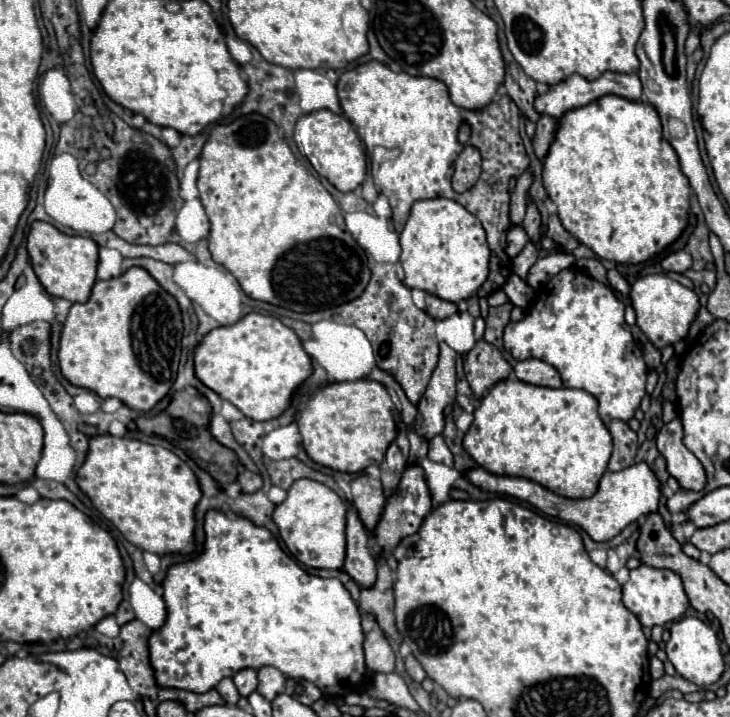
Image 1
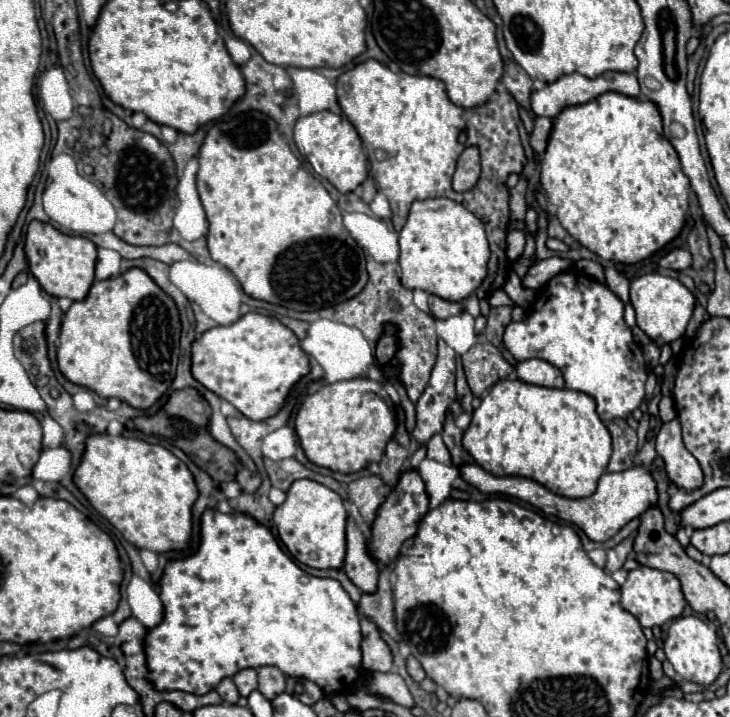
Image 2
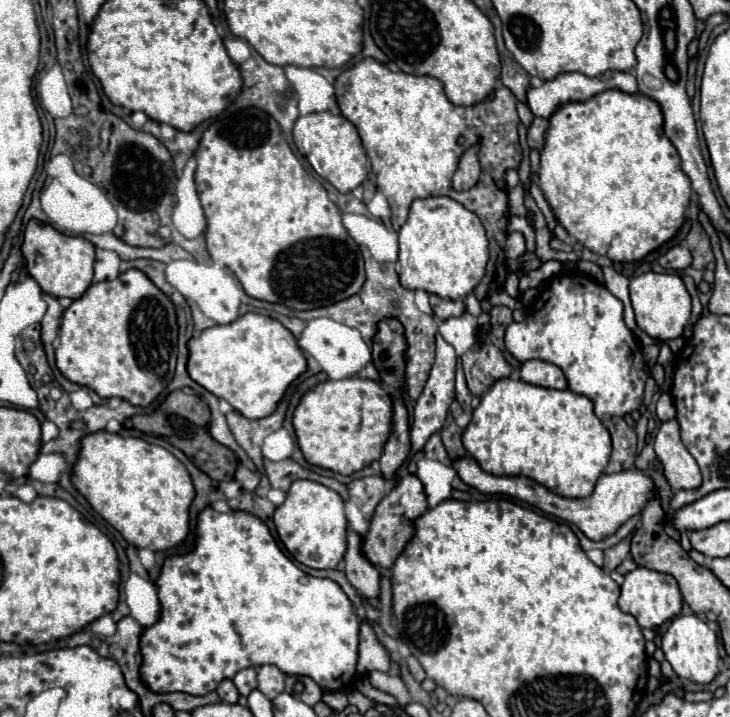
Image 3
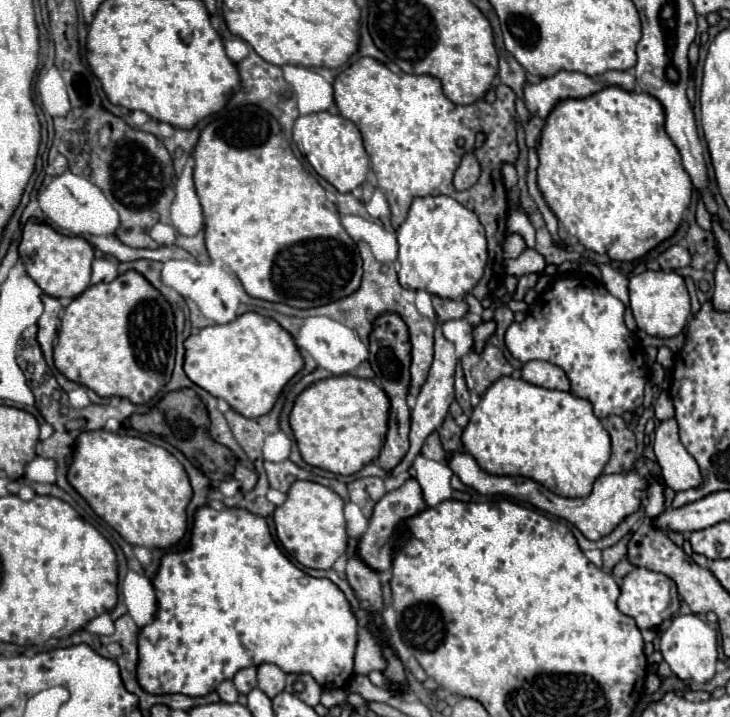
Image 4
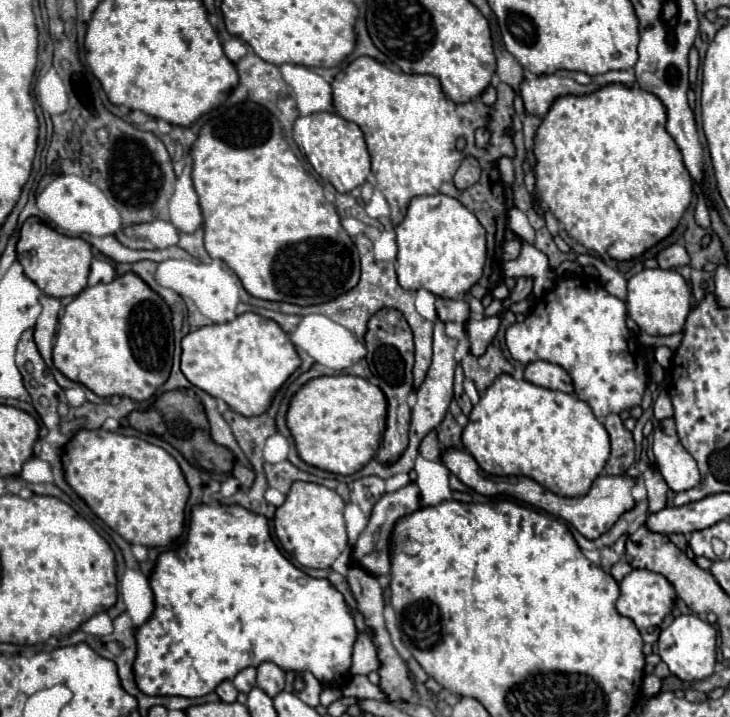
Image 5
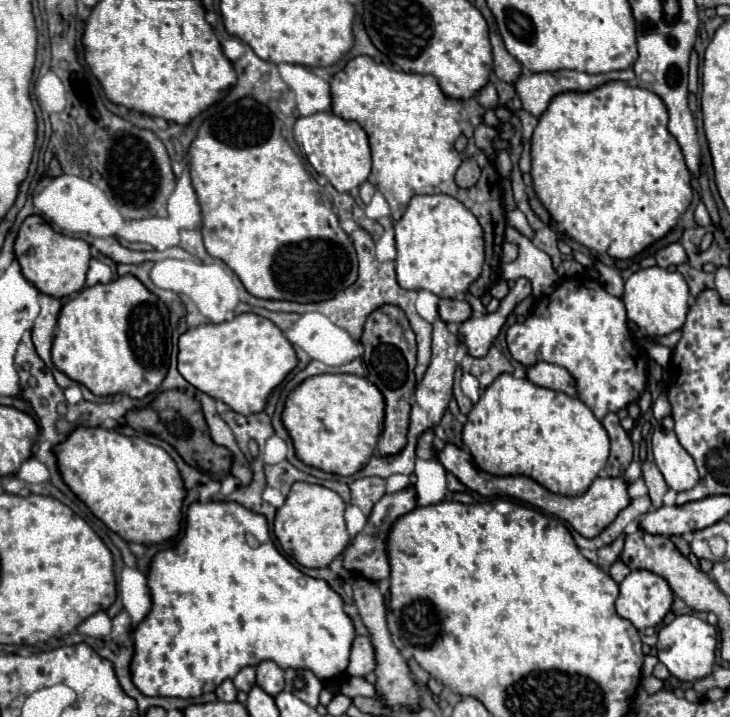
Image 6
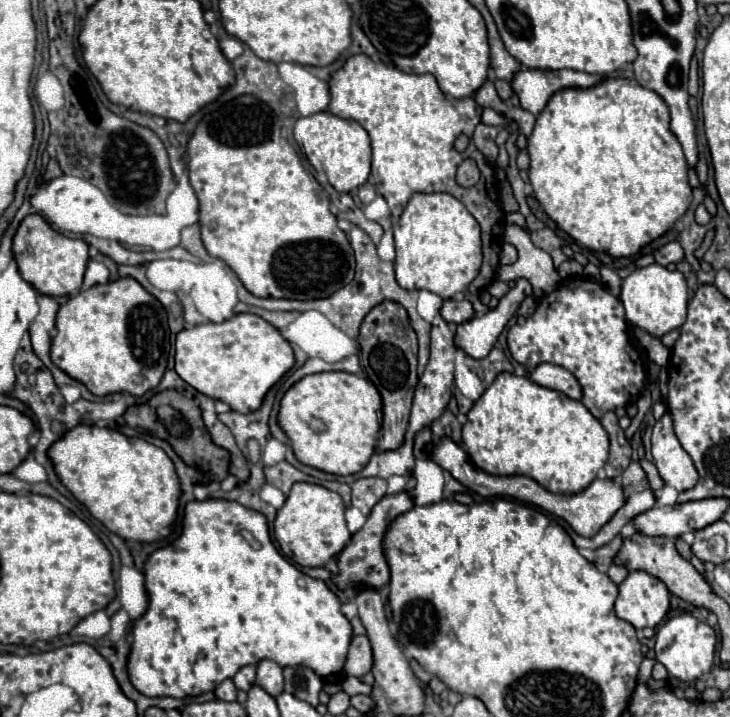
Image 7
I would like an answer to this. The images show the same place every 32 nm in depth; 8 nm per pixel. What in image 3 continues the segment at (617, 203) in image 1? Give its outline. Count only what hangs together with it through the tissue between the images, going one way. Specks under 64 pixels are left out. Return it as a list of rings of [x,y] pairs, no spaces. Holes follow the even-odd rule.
[[[606,90],[606,92],[596,94],[594,98],[590,98],[586,102],[564,104],[564,106],[560,106],[560,110],[556,114],[552,114],[550,126],[548,126],[548,132],[546,132],[546,142],[544,142],[544,148],[540,152],[538,182],[540,182],[540,188],[542,188],[550,208],[554,210],[556,220],[568,230],[568,234],[572,234],[588,250],[592,250],[600,256],[606,256],[614,262],[636,262],[636,260],[642,260],[652,250],[666,244],[680,230],[680,226],[684,222],[684,212],[686,212],[688,202],[690,202],[690,190],[692,188],[690,188],[688,176],[680,168],[680,156],[678,156],[676,148],[664,136],[662,124],[664,124],[664,118],[662,118],[660,106],[654,100],[648,100],[646,96],[640,96],[640,94],[626,94],[626,92],[620,92],[620,90]]]

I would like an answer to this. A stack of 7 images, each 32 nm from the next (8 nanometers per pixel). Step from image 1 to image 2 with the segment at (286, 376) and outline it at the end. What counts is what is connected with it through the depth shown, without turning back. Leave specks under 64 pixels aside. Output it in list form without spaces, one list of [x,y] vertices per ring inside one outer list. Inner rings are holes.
[[[256,312],[242,316],[234,324],[212,328],[192,344],[194,378],[250,420],[266,420],[278,414],[292,386],[308,372],[310,362],[296,334],[280,320]]]

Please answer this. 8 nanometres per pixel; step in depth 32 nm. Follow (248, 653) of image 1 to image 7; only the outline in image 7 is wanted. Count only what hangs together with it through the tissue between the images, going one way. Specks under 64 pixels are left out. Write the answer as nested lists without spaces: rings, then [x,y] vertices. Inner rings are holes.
[[[204,500],[204,502],[188,502],[184,510],[184,520],[182,520],[182,534],[170,544],[160,550],[156,550],[146,566],[144,566],[144,576],[146,576],[146,590],[150,596],[150,608],[148,612],[132,624],[132,650],[128,656],[128,674],[130,682],[138,692],[144,696],[172,696],[172,698],[186,698],[186,696],[200,696],[204,692],[212,692],[222,680],[234,678],[234,674],[242,666],[256,666],[260,660],[274,660],[278,666],[308,666],[320,676],[322,680],[334,678],[342,672],[346,664],[346,654],[348,646],[352,640],[352,624],[350,620],[342,614],[340,598],[322,582],[316,578],[310,578],[302,574],[298,568],[294,568],[290,562],[286,562],[278,550],[274,548],[266,524],[266,516],[260,512],[254,512],[250,508],[244,508],[238,502],[230,500]]]

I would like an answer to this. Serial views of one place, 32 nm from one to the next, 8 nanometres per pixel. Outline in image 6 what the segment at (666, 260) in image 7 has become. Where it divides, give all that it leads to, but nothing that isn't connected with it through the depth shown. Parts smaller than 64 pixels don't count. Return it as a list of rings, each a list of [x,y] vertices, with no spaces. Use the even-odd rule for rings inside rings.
[[[674,242],[674,244],[662,248],[662,250],[656,254],[656,262],[658,262],[660,268],[670,268],[670,266],[678,266],[678,264],[688,262],[688,256],[686,256],[684,248],[682,248],[678,242]]]

